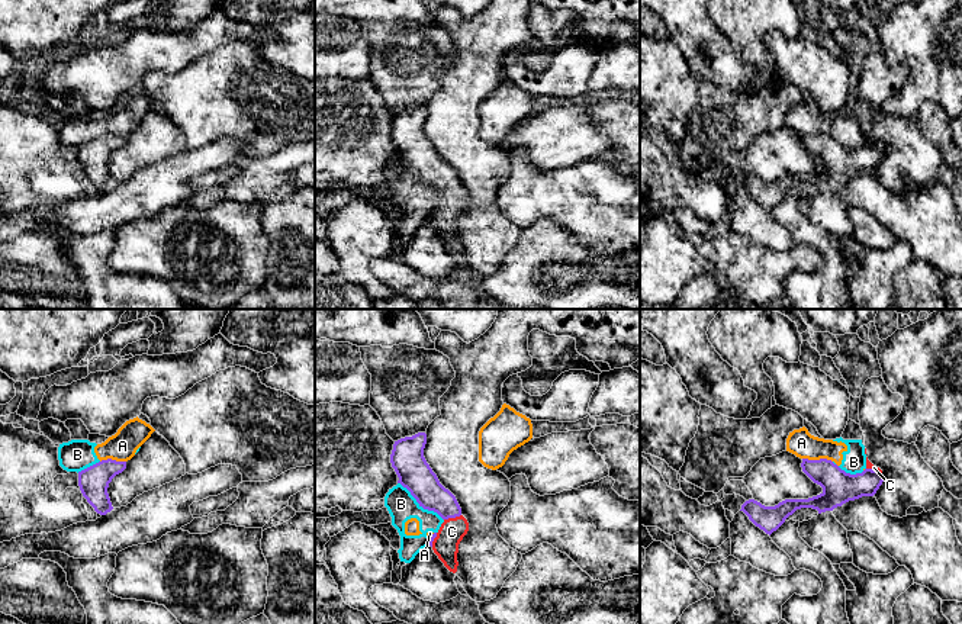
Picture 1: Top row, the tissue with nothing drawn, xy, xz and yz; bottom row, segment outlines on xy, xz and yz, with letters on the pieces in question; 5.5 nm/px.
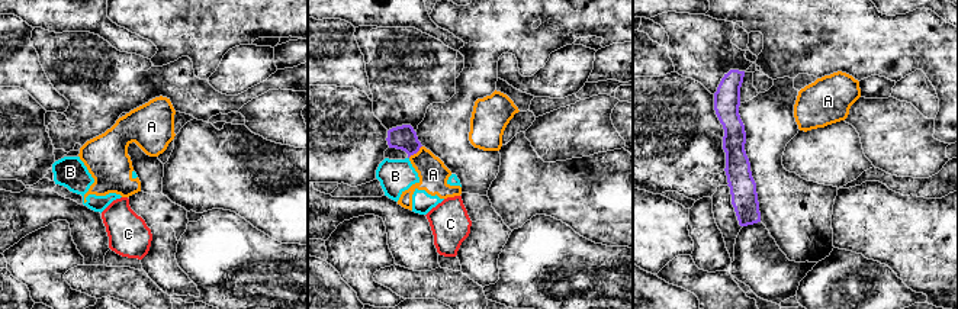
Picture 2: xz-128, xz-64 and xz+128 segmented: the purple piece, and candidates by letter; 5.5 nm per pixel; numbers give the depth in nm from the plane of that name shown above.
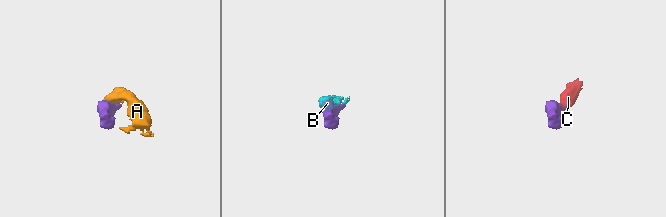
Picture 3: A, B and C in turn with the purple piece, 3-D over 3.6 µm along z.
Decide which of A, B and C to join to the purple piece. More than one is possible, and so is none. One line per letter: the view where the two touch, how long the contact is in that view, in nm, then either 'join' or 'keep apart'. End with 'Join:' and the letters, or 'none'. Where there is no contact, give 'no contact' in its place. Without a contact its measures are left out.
A: contact in yz; length 170 nm; keep apart
B: contact in xz; length 340 nm; keep apart
C: contact in xz; length 100 nm; join
Join: C

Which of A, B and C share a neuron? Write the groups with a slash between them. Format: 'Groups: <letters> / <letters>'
Groups: A B / C

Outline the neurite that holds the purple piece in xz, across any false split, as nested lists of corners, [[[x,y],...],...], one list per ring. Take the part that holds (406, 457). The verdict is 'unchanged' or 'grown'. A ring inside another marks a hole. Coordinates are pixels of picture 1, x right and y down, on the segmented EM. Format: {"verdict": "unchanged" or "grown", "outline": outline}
{"verdict": "grown", "outline": [[[425,432],[395,441],[390,463],[399,477],[398,483],[411,492],[419,506],[437,512],[444,520],[428,544],[444,566],[456,573],[459,544],[469,531],[469,522],[461,515],[456,496],[440,483],[427,463],[425,444]]]}

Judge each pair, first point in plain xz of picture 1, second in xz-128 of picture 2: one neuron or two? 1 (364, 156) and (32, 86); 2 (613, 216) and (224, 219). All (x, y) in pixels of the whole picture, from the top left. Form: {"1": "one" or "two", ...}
{"1": "two", "2": "two"}

